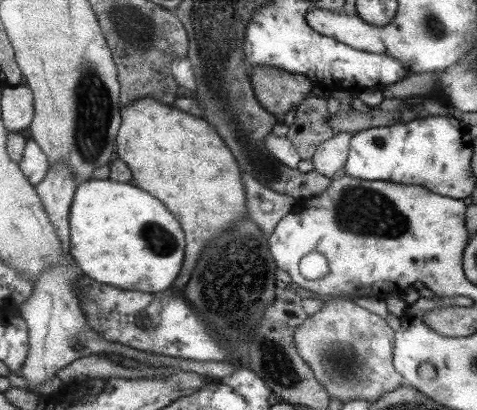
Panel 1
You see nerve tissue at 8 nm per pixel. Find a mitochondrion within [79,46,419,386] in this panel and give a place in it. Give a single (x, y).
(363, 212)

